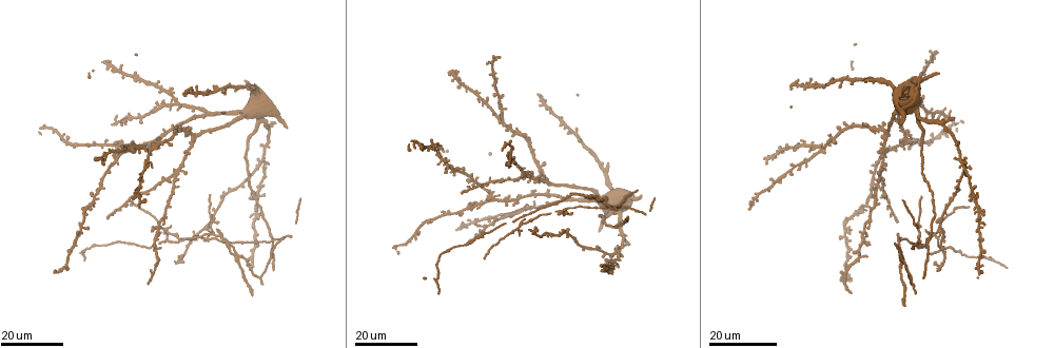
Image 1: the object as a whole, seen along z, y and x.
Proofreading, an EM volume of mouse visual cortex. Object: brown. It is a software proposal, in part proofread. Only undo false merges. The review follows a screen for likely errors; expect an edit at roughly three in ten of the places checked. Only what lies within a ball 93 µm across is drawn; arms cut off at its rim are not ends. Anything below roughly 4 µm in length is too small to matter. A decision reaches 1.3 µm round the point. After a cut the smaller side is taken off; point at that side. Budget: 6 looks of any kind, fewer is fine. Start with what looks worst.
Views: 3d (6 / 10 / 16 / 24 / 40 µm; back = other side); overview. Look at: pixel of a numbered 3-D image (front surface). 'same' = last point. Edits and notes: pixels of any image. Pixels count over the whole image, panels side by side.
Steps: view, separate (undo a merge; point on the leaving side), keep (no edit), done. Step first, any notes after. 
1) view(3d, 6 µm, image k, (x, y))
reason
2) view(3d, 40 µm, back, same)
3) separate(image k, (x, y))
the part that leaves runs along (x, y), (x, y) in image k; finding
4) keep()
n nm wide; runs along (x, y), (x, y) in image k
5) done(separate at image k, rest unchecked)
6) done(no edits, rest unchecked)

view(3d, 24 µm, image 1, (519, 227))
four arms meet

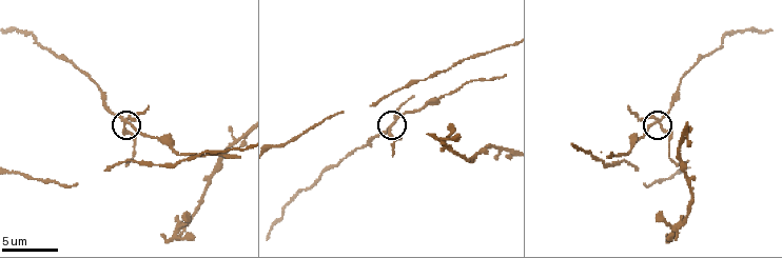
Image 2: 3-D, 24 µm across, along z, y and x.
view(3d, 6 µm, image 2, (124, 120))
zoom in

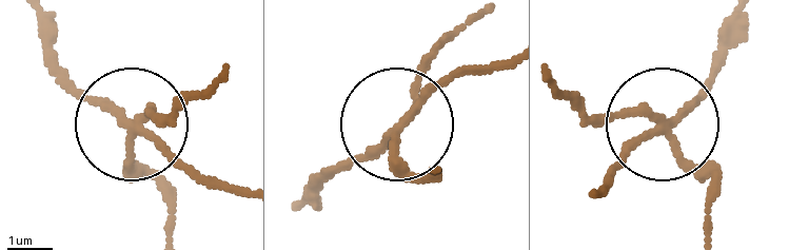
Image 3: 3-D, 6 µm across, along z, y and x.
separate(image 3, (135, 171))
4 arms; the part that leaves runs along (132, 127), (132, 157), (162, 203), (166, 236) in image 3; two neurons meet here

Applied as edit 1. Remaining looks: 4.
view(overview)

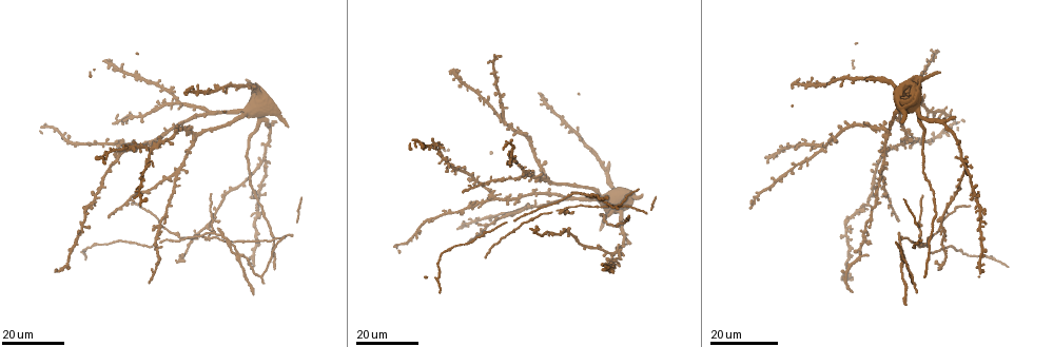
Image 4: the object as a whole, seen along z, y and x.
view(3d, 16 µm, image 4, (209, 114))

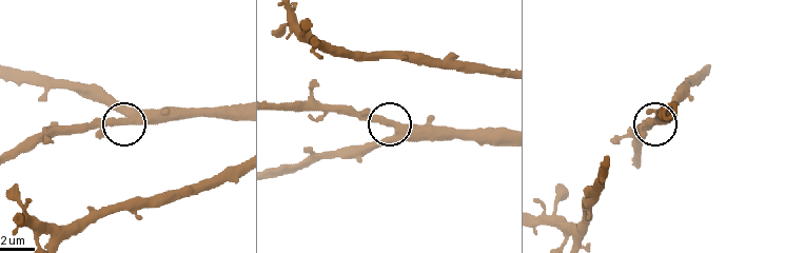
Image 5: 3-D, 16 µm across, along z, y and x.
view(3d, 6 µm, image 5, (133, 120))
closer look

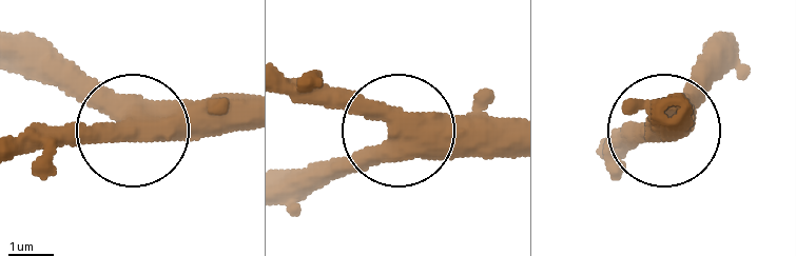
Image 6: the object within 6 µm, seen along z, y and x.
view(3d, 6 µm, back, image 6, (395, 126))

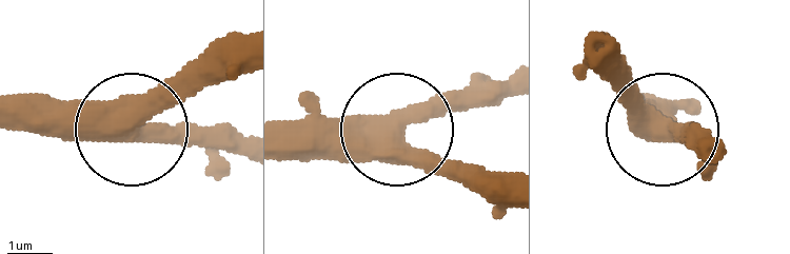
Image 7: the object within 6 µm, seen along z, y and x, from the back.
keep()
3 arms; continuous, no second neuron

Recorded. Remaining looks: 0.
done(separate at image 3, rest unchecked)

